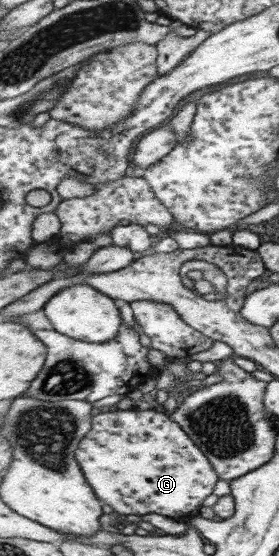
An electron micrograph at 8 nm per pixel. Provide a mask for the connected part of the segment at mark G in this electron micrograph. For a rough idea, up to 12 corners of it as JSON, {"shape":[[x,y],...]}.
{"shape":[[159,409],[94,416],[76,452],[104,504],[197,515],[218,470]]}

